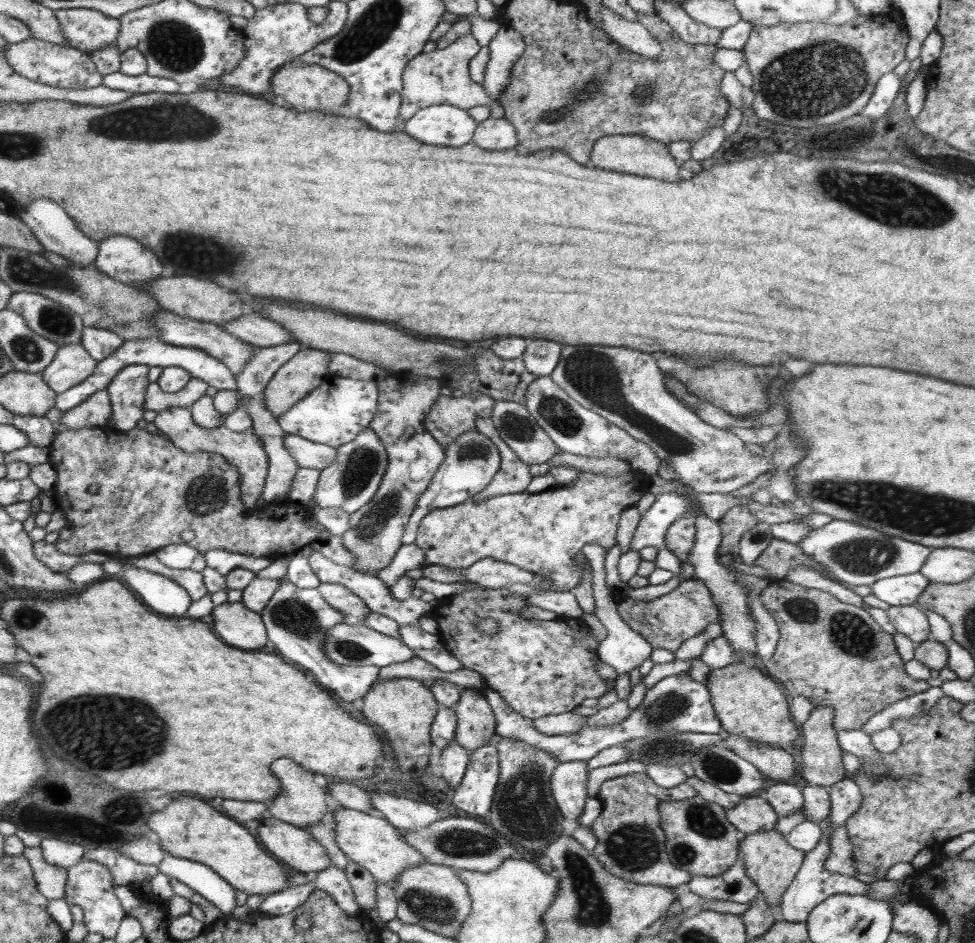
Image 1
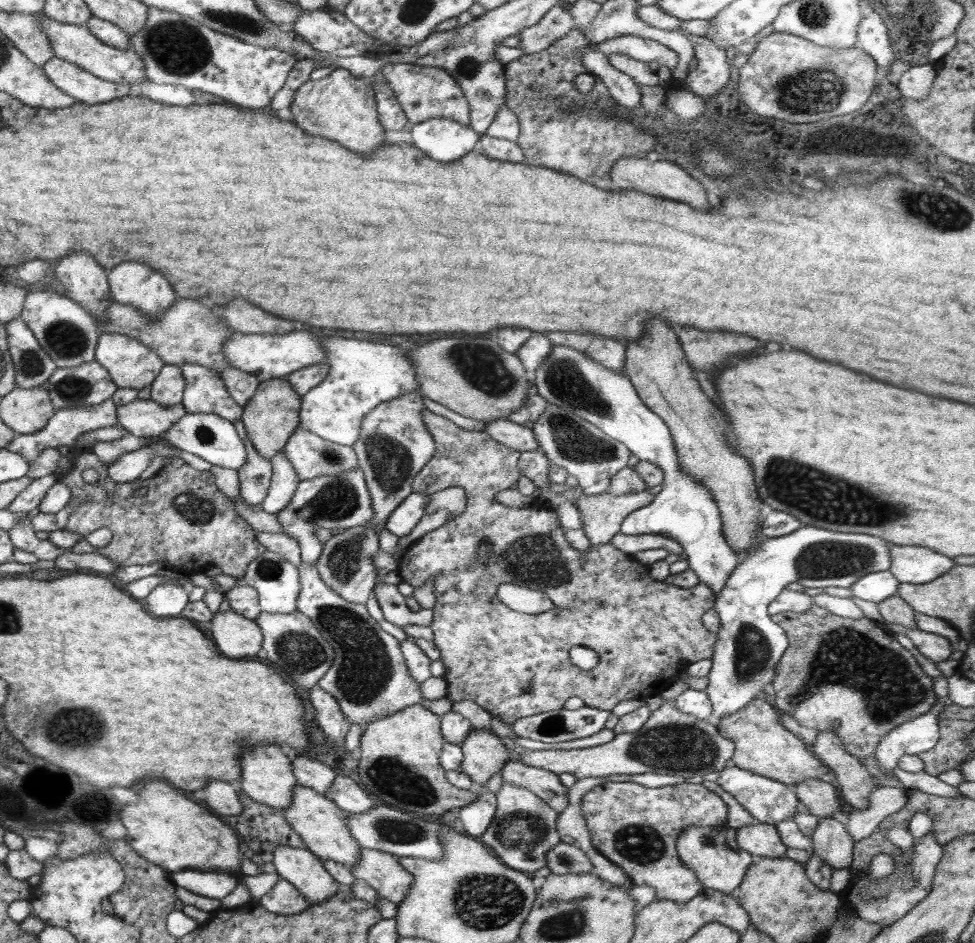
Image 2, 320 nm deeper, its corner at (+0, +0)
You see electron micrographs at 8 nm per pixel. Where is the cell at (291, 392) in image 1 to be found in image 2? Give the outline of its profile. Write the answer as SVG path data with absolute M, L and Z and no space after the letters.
M276 378L259 383L252 398L243 406L240 419L247 437L262 458L272 460L272 457L284 448L290 435L300 424L300 407L301 396L286 381L286 378Z

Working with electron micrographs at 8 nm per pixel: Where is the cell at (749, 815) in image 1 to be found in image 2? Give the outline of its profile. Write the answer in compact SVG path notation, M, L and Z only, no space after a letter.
M756 822L737 829L739 848L754 857L786 857L787 846L783 844L774 824Z

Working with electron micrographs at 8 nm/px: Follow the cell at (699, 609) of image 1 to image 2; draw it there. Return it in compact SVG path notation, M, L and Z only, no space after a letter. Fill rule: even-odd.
M428 409L422 411L423 421L432 435L435 442L435 451L432 458L420 469L420 472L414 477L412 488L413 492L433 493L444 490L448 487L460 487L465 490L467 496L466 508L455 518L448 519L442 527L436 528L435 531L427 532L422 535L415 543L413 543L407 551L399 559L399 565L396 570L399 578L404 583L411 584L414 588L420 588L427 582L428 579L433 580L433 589L436 597L436 604L433 606L433 621L431 629L433 630L433 643L440 651L440 660L444 663L445 673L444 680L447 682L447 699L454 703L461 700L470 700L479 704L484 710L487 710L492 717L498 717L502 722L512 726L512 722L518 718L532 716L540 712L548 712L550 710L560 710L565 705L566 700L571 696L577 696L584 701L586 706L599 708L600 710L612 711L612 709L621 700L638 700L645 699L652 695L660 695L667 686L670 686L676 679L680 678L681 672L685 670L685 666L698 662L699 660L711 659L714 654L714 645L717 641L717 633L706 630L706 627L701 621L702 615L709 609L713 608L715 603L714 591L703 582L699 582L692 588L680 588L673 584L665 583L664 581L656 581L650 576L651 564L642 564L635 559L633 555L618 550L612 543L590 545L586 552L576 550L567 540L564 534L564 528L560 526L558 515L552 509L543 505L538 498L534 504L528 508L520 509L514 506L504 506L495 501L495 496L508 489L511 484L517 482L521 476L519 473L517 462L520 456L519 450L508 448L503 444L496 442L483 429L466 430L454 424L451 420L444 418ZM426 476L436 476L436 481L426 485L424 479ZM481 544L489 544L491 553L487 561L483 563L479 559L479 548ZM509 582L539 590L543 592L556 606L557 610L541 612L540 614L522 614L521 612L513 611L508 608L497 595L498 585ZM573 646L585 646L598 653L598 664L590 670L582 670L572 664L569 657L570 649Z

